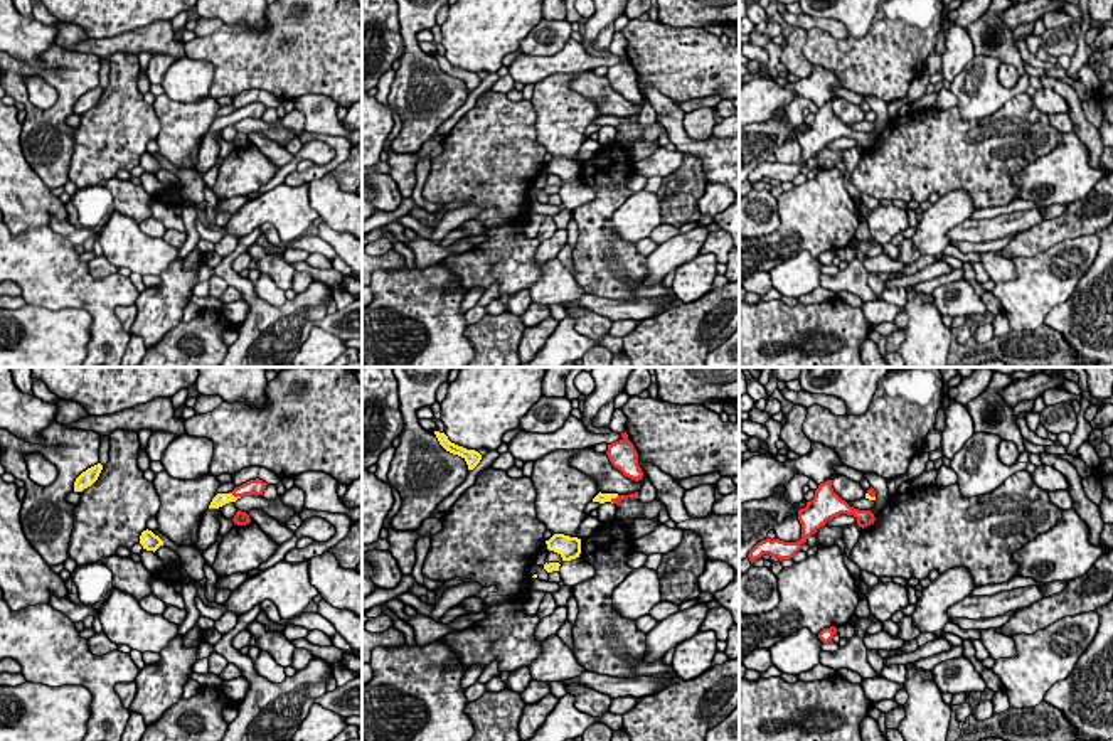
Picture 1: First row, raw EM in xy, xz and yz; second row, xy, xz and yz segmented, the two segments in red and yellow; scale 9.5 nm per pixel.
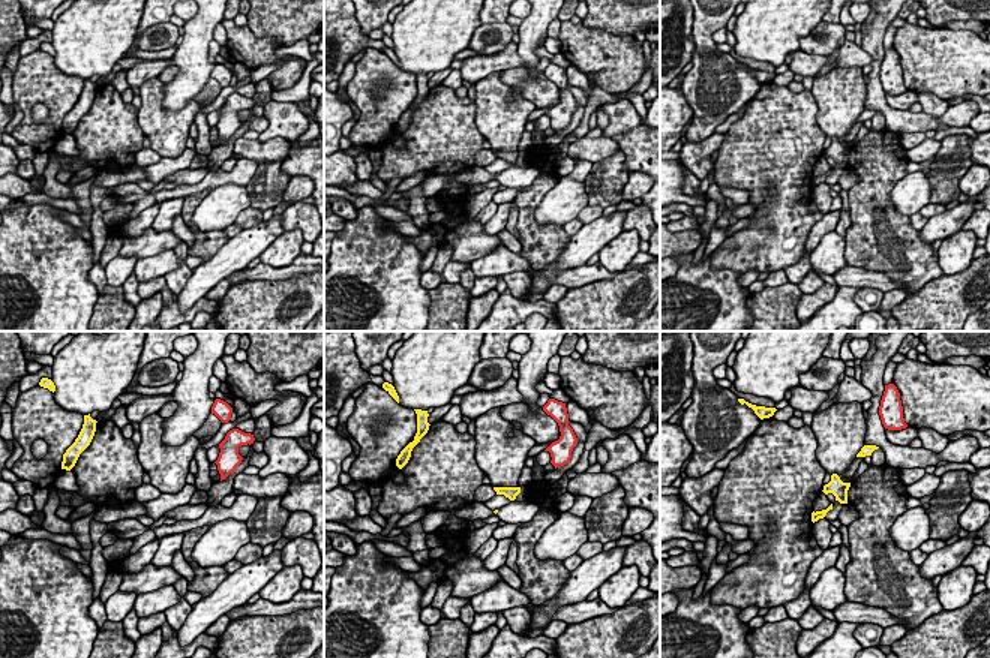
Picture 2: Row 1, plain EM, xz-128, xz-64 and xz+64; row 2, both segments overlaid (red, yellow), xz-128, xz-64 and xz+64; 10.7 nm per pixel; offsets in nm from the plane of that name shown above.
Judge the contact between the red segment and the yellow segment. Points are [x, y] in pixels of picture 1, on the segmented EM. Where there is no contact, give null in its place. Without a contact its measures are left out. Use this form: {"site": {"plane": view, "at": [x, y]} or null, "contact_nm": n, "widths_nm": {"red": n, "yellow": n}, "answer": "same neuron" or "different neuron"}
{"site": {"plane": "xy", "at": [234, 495]}, "contact_nm": 120, "widths_nm": {"red": 160, "yellow": 130}, "answer": "same neuron"}

